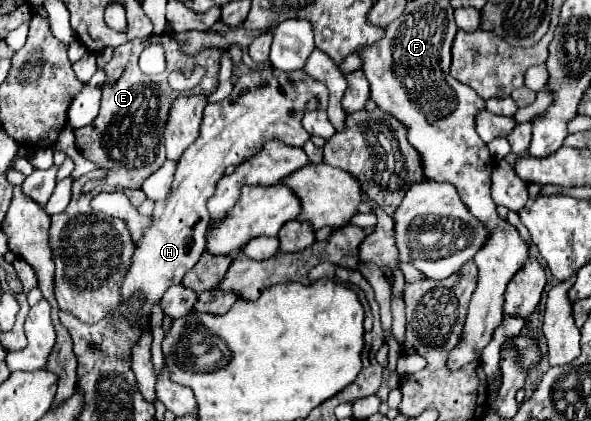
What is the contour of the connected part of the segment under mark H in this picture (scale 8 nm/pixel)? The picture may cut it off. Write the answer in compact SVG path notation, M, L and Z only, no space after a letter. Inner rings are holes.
M258 66L258 68L248 70L246 74L242 74L234 82L234 90L228 98L224 98L222 102L216 102L216 104L208 104L204 108L200 136L198 136L196 144L190 144L186 148L186 152L180 156L168 196L154 204L152 224L144 228L142 238L136 242L132 264L130 264L130 268L128 268L124 280L122 280L120 302L118 302L116 308L112 308L108 312L108 316L124 318L128 324L142 330L142 324L150 320L152 308L160 302L164 292L172 284L180 284L184 274L192 266L196 266L196 262L204 254L204 236L206 236L206 228L208 228L208 222L210 222L206 202L214 194L216 182L220 180L220 176L224 176L224 170L232 164L244 162L244 158L248 158L248 156L252 156L254 152L260 150L260 144L264 144L266 140L272 140L272 138L282 140L288 146L302 146L306 140L310 140L310 134L302 128L302 116L310 110L326 110L326 108L328 108L328 88L326 88L324 82L314 80L304 70L284 72L284 70L278 70L274 66ZM136 298L140 300L140 306L128 308L128 304Z

